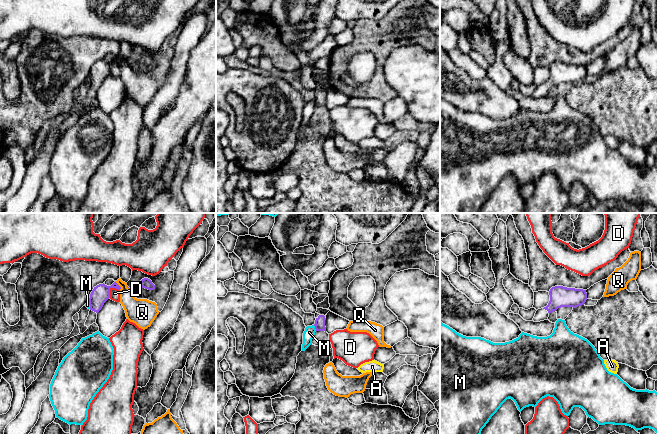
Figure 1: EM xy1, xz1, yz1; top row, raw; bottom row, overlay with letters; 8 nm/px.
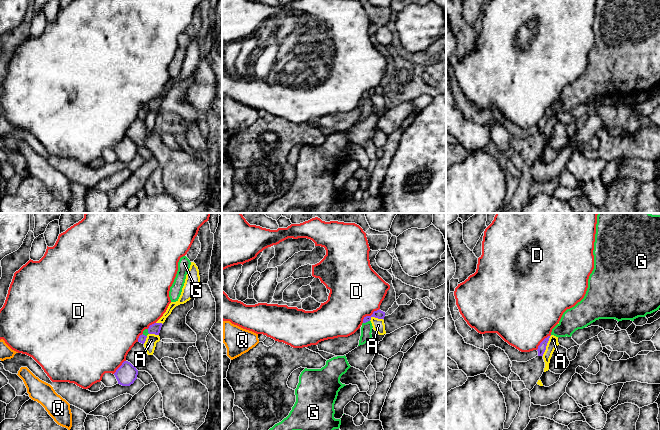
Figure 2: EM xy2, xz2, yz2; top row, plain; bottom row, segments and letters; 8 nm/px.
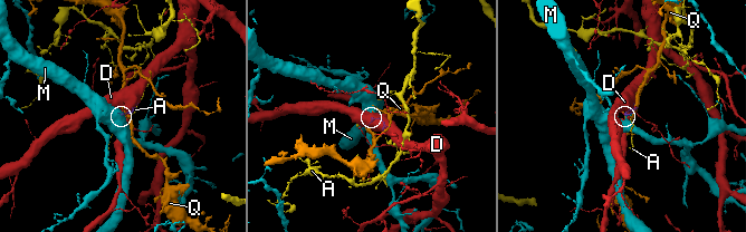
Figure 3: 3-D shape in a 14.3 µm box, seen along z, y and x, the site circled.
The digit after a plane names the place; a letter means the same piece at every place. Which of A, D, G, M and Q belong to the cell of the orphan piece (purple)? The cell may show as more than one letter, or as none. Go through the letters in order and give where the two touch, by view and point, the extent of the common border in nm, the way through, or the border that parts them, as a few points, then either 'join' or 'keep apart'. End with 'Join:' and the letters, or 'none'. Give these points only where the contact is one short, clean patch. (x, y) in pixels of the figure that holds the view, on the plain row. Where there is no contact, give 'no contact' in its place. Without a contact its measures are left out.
A: yz2 (546, 121) | 180 nm | keep apart
D: xz2 (369, 92) | 180 nm | keep apart
G: xz2 (366, 97) | 60 nm | along xz2 (369, 96), (363, 99) | keep apart
M: xz1 (315, 104) | 50 nm | along xz1 (313, 101), (316, 106) | keep apart
Q: xy1 (119, 62) | 90 nm | along xy1 (115, 57), (120, 66) | keep apart
Join: none

